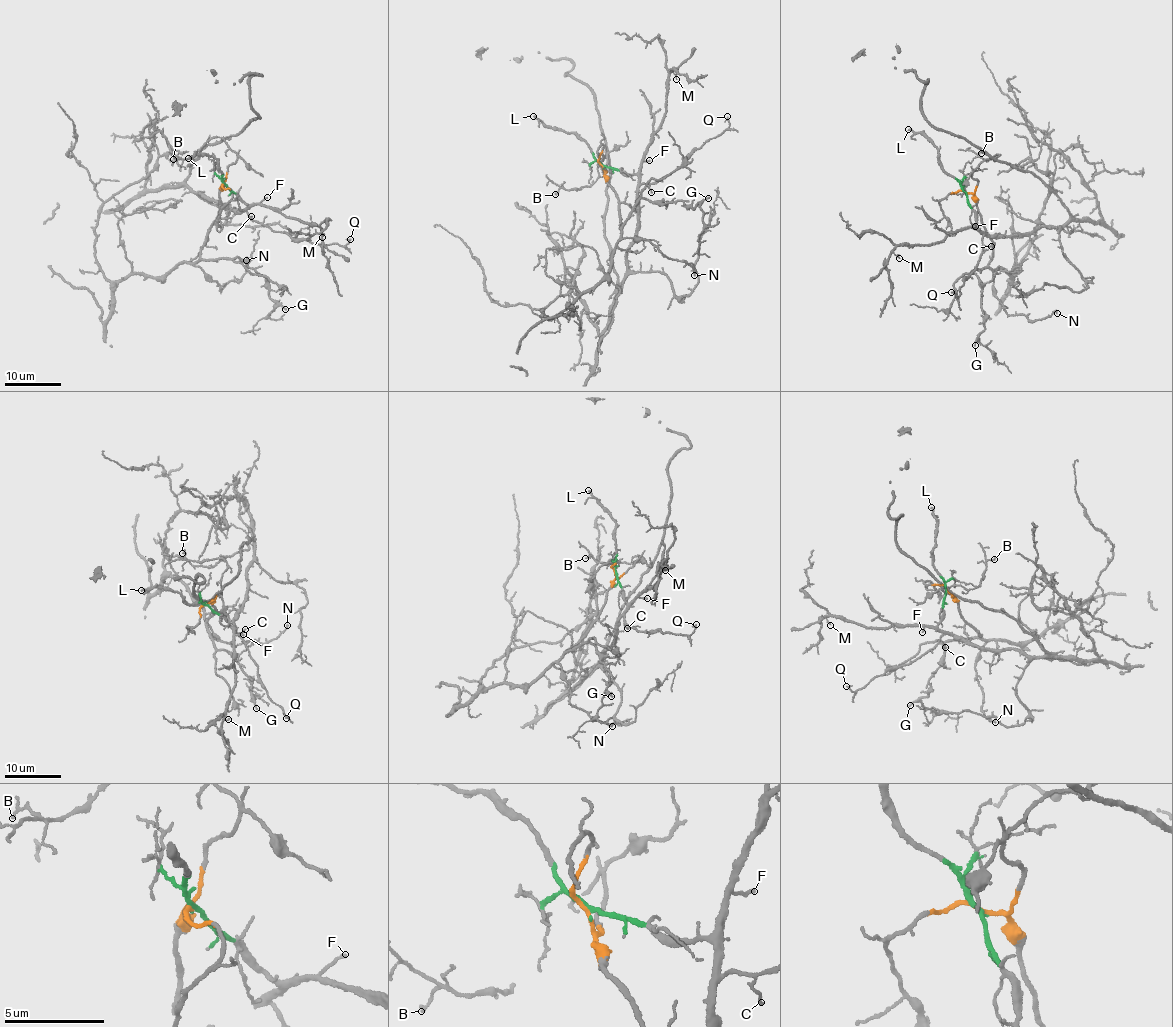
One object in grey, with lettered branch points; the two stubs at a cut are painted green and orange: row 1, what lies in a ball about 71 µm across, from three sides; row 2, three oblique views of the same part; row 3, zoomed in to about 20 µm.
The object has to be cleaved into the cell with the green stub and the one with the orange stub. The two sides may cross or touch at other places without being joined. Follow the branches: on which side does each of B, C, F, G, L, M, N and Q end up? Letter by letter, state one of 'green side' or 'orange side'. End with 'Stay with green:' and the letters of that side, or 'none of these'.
B: orange side
C: green side
F: green side
G: orange side
L: green side
M: green side
N: orange side
Q: green side
Stay with green: C, F, L, M, Q

